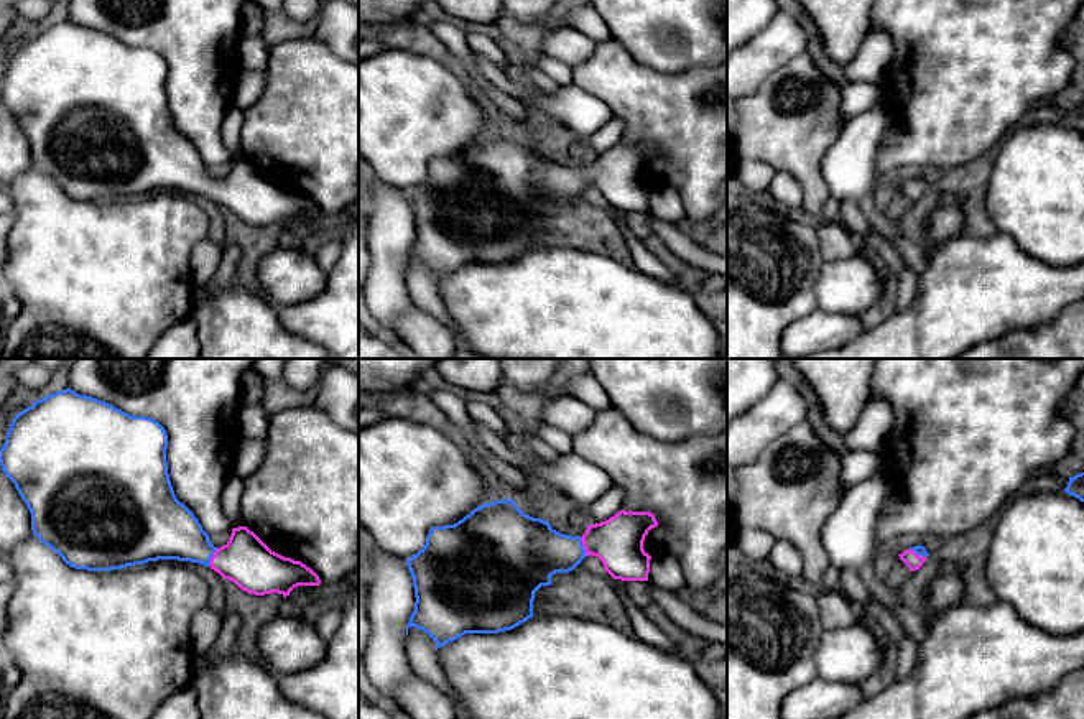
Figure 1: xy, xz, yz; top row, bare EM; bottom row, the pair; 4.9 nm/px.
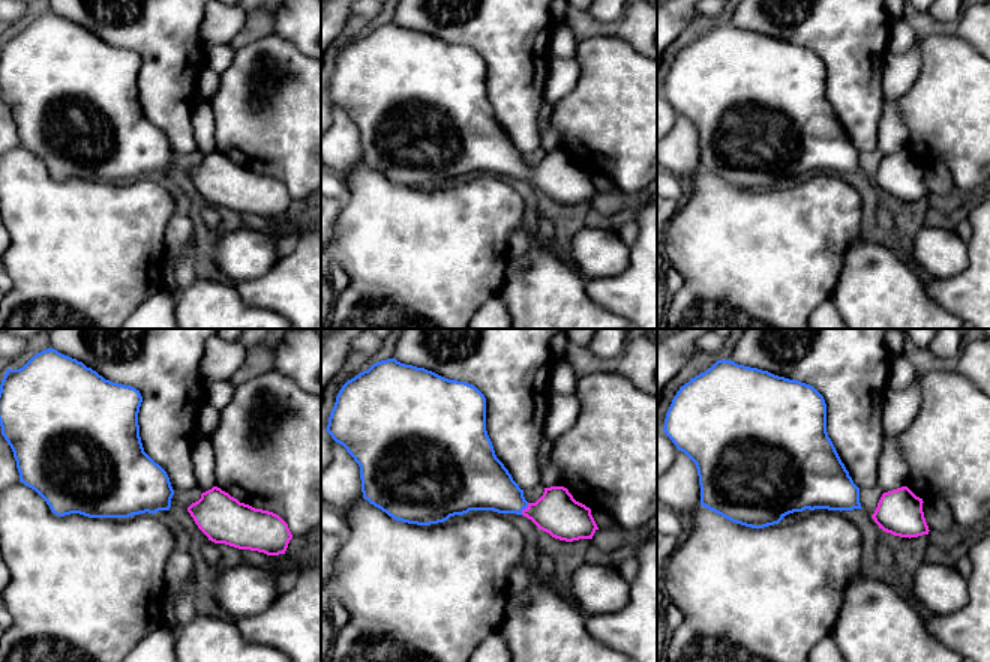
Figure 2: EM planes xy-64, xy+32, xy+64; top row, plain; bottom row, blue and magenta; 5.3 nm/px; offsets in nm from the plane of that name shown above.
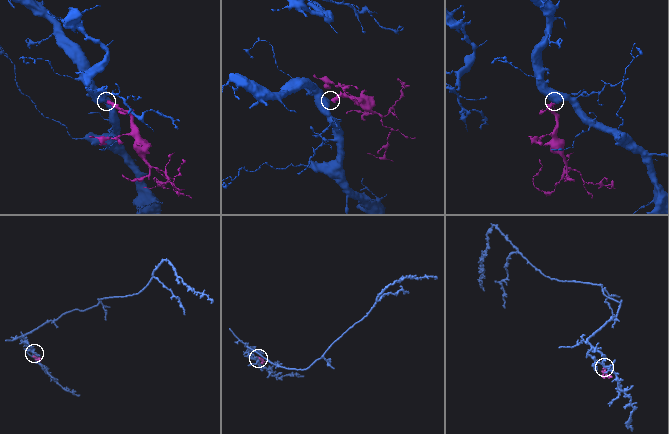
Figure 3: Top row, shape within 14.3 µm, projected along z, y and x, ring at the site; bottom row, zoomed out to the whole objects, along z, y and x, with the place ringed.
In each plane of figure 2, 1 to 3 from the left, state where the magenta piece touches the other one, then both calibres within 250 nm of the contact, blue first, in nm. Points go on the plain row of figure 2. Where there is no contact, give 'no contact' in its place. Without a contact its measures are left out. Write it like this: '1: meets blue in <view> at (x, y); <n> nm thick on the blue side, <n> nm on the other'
1: no contact
2: meets blue in xy+32 at (524, 171); 280 nm thick on the blue side, 240 nm on the other
3: no contact

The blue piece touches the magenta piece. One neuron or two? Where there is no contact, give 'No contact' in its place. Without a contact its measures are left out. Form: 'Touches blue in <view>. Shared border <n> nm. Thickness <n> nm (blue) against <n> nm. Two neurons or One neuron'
Touches blue in xz. Shared border 100 nm. Thickness 300 nm (blue) against 240 nm. One neuron

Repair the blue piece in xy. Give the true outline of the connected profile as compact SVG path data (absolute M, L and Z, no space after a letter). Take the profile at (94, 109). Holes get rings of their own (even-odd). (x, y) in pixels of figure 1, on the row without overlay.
M66 20L36 31L13 49L0 81L0 97L31 145L33 166L71 199L112 202L158 191L191 193L209 197L255 227L278 224L286 229L298 217L321 216L311 199L271 183L247 158L232 160L229 173L215 179L194 145L176 130L166 81L168 66L158 53L132 48L105 33Z

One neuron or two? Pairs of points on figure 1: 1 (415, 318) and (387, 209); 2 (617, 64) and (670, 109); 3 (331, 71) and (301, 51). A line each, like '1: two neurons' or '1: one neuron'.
1: two neurons
2: one neuron
3: one neuron

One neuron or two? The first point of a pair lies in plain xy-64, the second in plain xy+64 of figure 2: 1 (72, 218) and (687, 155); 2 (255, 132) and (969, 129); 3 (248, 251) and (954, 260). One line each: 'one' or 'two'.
1: two
2: one
3: one

